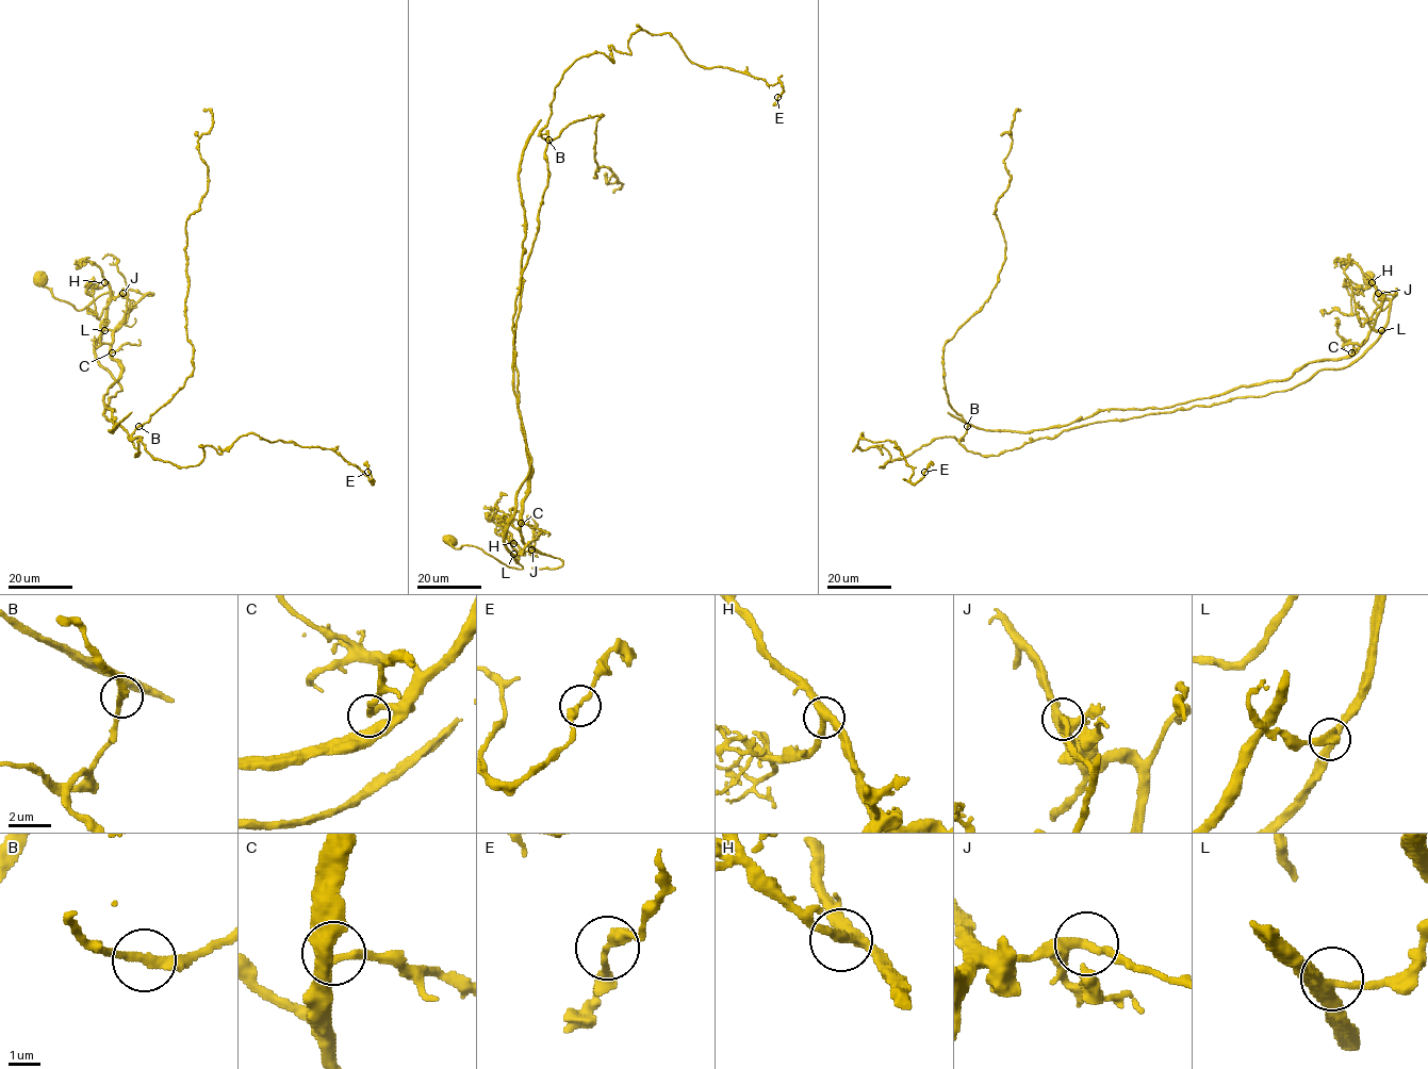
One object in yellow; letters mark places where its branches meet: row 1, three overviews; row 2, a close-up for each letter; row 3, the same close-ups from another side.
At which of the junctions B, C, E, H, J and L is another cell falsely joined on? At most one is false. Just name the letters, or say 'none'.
J

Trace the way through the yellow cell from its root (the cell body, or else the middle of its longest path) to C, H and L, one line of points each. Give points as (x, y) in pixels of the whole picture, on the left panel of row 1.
C: (39, 279), (55, 297), (79, 310), (112, 292), (104, 329), (115, 328), (112, 352)
H: (39, 279), (55, 297), (79, 310), (102, 294), (112, 292), (112, 296), (109, 299), (110, 285), (104, 282)
L: (39, 279), (55, 297), (79, 310), (112, 292), (104, 330)

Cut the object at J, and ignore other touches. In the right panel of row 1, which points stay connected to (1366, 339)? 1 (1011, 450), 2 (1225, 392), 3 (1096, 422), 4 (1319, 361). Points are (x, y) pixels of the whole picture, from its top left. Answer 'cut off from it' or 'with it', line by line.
1: cut off from it
2: with it
3: cut off from it
4: with it

